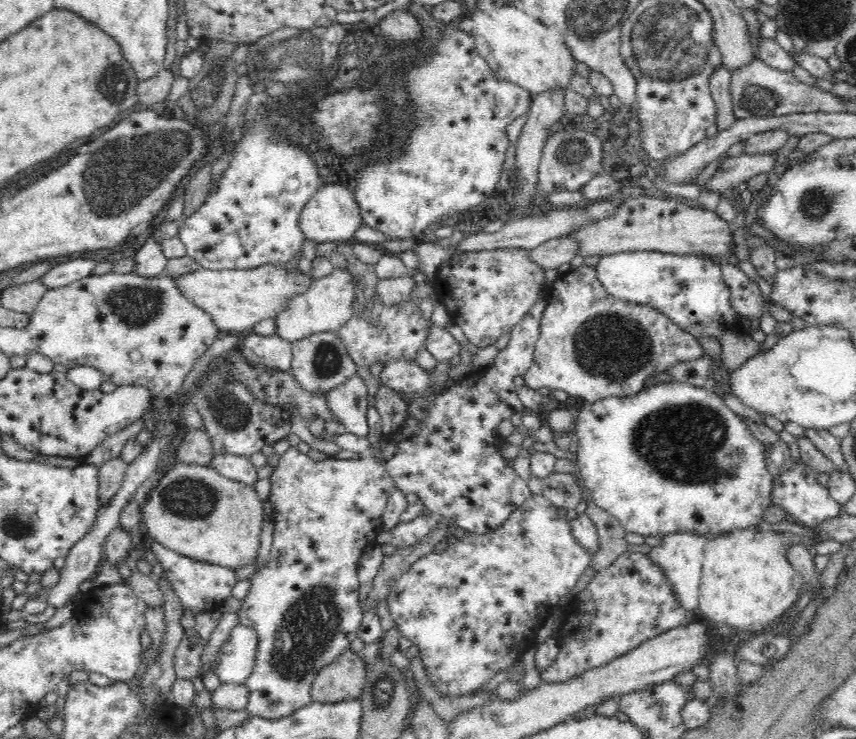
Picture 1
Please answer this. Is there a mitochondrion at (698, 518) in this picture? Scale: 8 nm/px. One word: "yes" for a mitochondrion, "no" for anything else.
no

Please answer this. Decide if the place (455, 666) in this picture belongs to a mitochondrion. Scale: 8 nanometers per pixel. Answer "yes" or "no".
no

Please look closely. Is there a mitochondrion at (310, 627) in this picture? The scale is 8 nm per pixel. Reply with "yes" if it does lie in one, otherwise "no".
yes

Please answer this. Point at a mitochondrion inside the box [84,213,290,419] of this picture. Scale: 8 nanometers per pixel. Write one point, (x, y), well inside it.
(136, 307)

